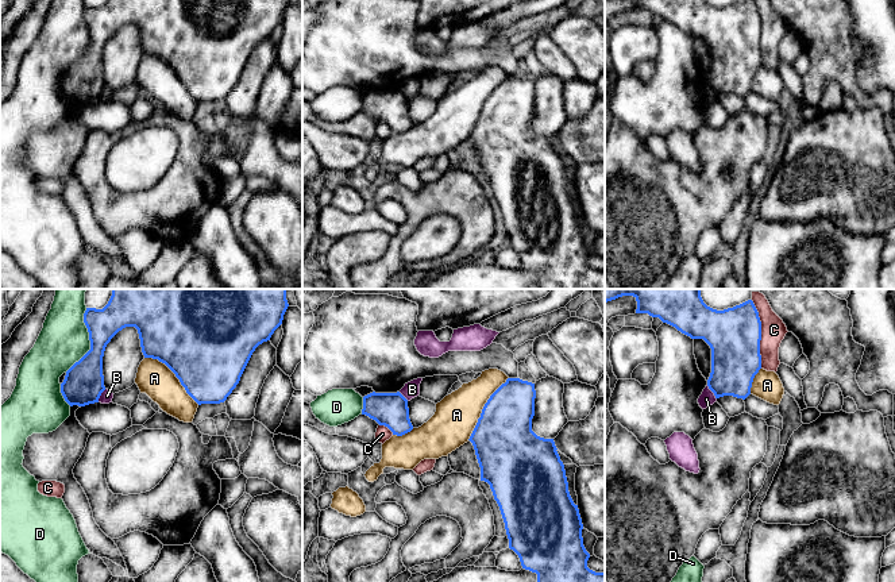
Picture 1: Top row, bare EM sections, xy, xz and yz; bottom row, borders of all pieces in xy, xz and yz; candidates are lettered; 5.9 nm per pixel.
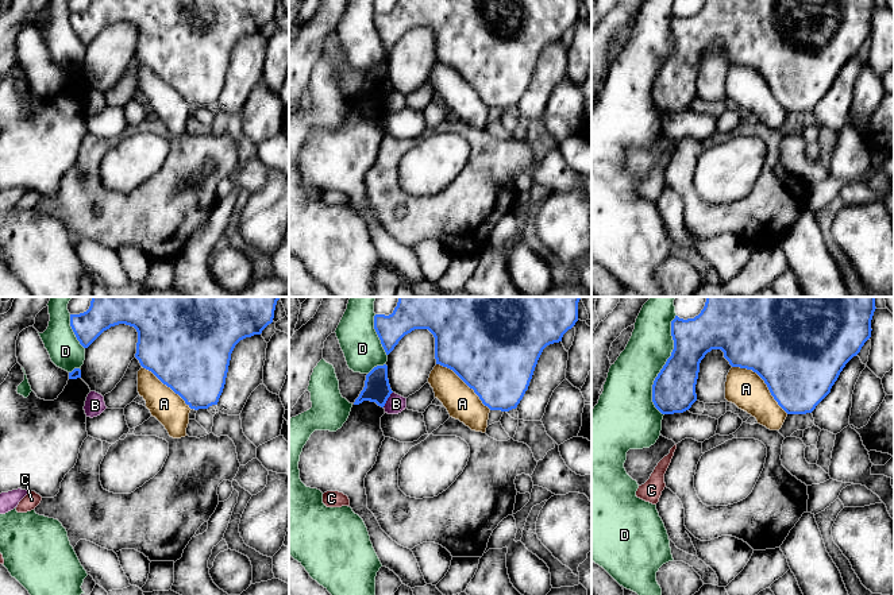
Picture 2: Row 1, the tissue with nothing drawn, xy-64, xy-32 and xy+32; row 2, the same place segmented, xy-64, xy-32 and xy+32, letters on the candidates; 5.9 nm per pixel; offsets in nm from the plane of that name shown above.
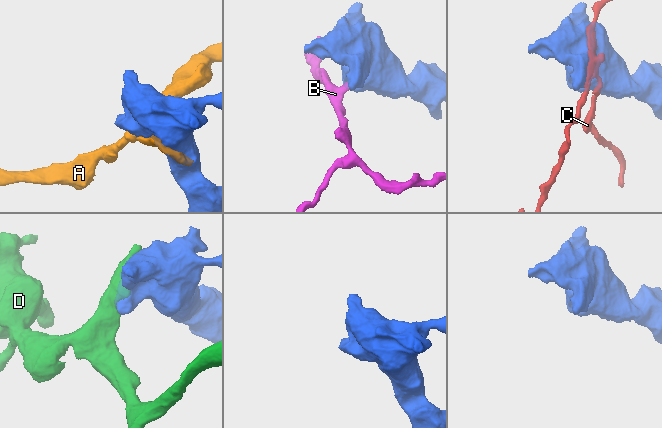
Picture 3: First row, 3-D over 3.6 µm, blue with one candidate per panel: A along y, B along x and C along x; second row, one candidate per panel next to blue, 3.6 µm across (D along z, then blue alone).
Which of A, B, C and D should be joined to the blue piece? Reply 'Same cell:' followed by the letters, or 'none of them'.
Same cell: none of them

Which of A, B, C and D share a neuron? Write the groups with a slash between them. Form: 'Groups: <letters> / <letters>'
Groups: A / B / C / D

